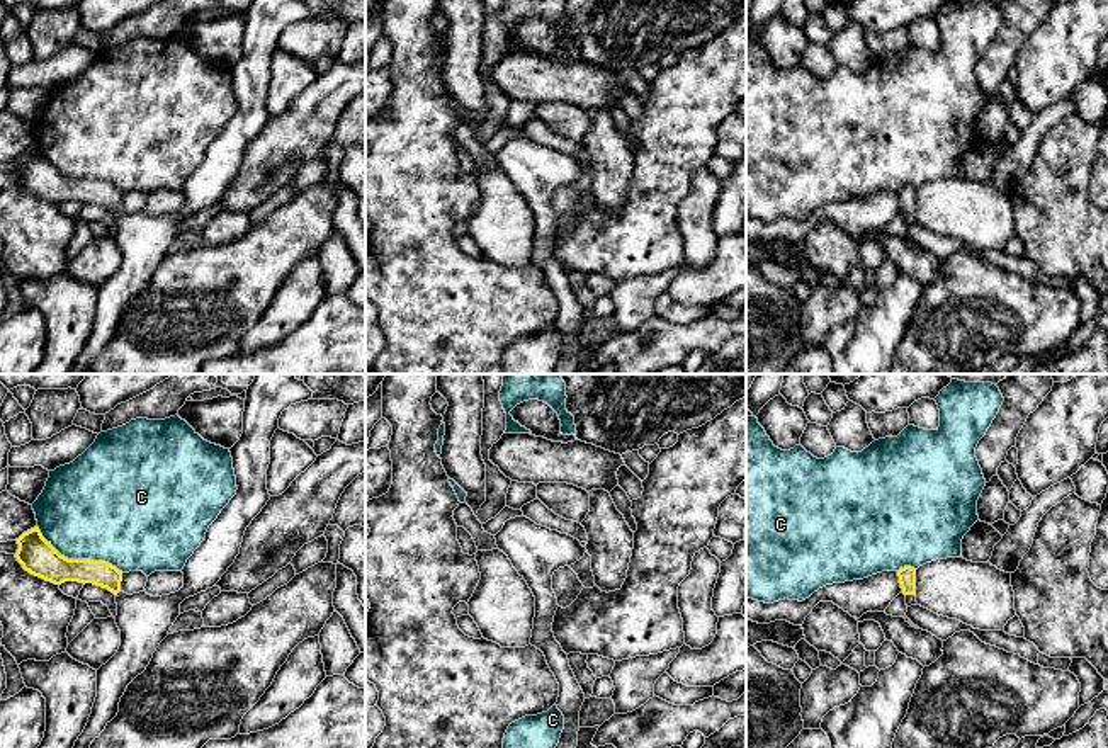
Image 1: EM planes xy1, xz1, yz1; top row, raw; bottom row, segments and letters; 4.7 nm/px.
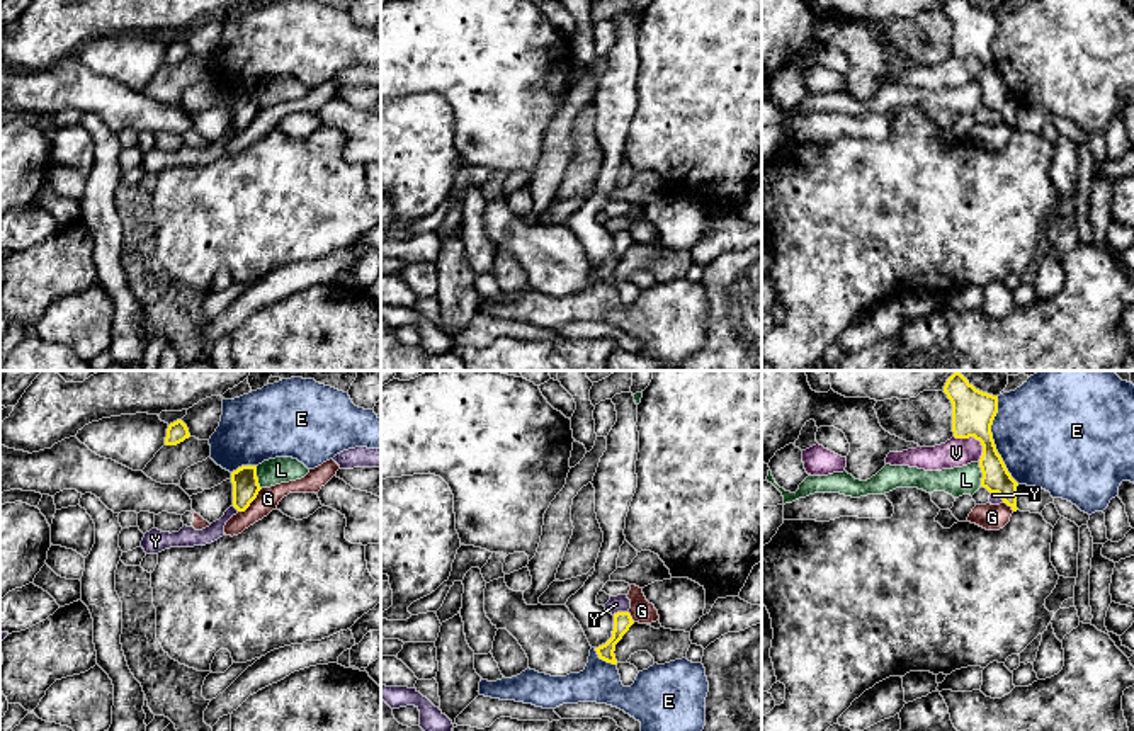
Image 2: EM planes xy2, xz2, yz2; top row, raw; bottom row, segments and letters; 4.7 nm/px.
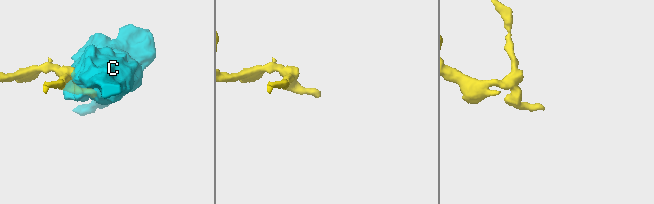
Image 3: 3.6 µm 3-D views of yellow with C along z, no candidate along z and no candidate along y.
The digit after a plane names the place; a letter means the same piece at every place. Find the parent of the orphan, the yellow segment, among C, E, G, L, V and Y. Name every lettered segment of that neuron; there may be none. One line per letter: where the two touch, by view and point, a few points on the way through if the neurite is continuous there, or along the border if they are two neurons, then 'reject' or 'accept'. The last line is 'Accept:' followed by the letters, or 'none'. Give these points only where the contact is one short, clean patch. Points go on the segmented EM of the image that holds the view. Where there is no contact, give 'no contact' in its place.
C: contact xy1 (79, 560); reject
E: contact yz2 (993, 441); reject
G: contact xy2 (252, 500); border xy2 (262, 488), (238, 512); reject
L: contact yz2 (983, 475); border yz2 (978, 463), (981, 485); reject
V: contact yz2 (976, 439); border yz2 (954, 436), (975, 437), (981, 446), (980, 461); reject
Y: contact xz2 (619, 612); border xz2 (628, 611), (612, 614); reject
Accept: none

